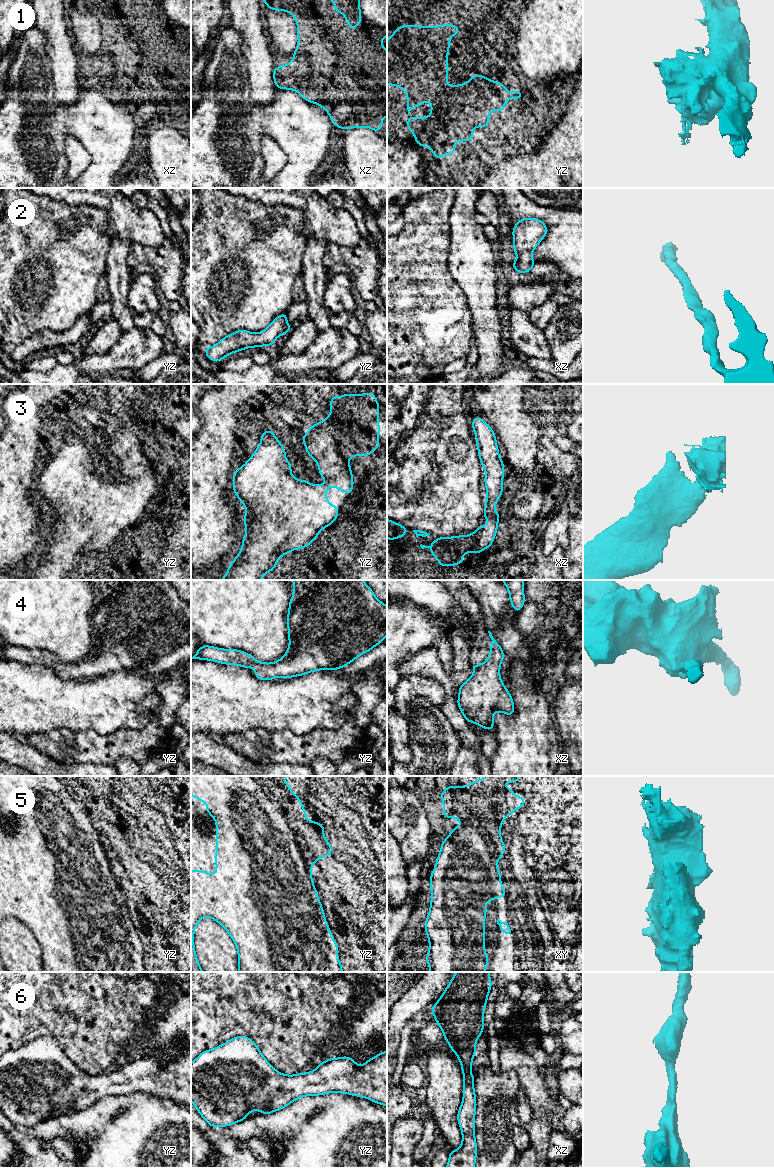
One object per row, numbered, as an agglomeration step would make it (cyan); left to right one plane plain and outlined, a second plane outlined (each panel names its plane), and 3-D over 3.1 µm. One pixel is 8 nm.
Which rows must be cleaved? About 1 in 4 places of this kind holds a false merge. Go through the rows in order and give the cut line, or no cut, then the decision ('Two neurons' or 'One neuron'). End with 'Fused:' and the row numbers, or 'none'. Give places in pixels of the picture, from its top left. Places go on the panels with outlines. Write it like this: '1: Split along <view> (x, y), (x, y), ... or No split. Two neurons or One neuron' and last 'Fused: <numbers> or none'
1: No split. One neuron
2: No split. One neuron
3: No split. One neuron
4: No split. One neuron
5: No split. One neuron
6: No split. One neuron
Fused: none

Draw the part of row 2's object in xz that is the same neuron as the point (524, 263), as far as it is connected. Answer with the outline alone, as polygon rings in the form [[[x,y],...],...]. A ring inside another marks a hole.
[[[522,218],[514,228],[513,250],[517,260],[511,265],[517,273],[527,273],[535,266],[532,251],[544,239],[548,230],[547,225],[537,218]]]

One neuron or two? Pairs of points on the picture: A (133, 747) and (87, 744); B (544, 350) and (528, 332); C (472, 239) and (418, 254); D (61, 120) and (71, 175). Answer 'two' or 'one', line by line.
A: one
B: one
C: two
D: two

